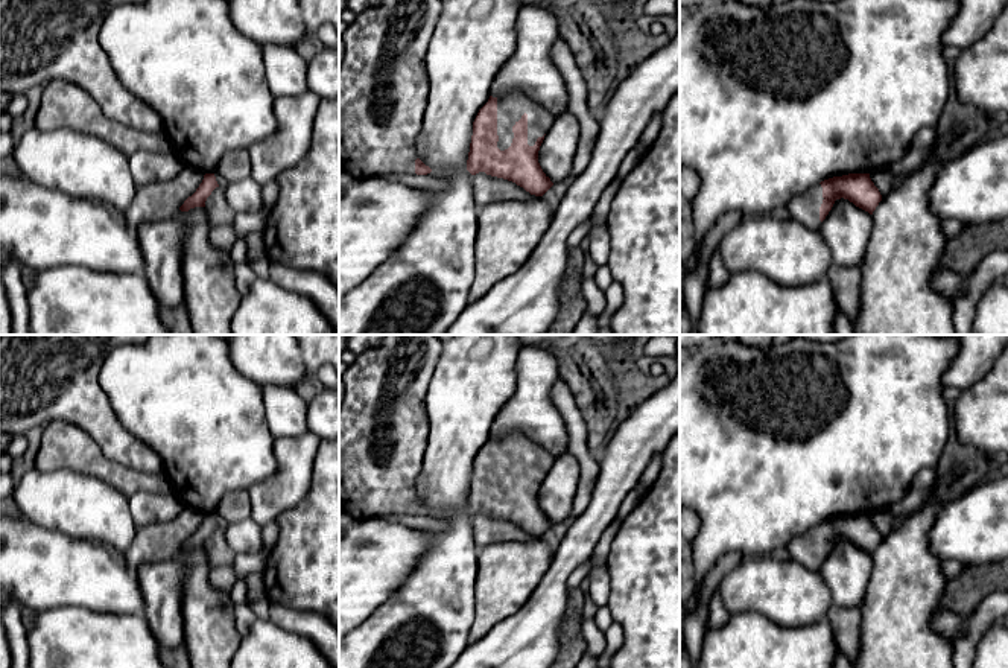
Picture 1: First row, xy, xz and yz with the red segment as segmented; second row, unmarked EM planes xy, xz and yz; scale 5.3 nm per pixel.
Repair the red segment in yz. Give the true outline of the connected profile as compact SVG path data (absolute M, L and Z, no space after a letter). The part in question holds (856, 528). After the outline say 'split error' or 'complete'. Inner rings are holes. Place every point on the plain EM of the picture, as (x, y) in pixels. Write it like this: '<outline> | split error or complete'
M888 510L873 514L848 514L821 522L823 545L819 561L823 563L836 540L848 540L856 548L873 555L879 543L892 531L894 517Z | split error

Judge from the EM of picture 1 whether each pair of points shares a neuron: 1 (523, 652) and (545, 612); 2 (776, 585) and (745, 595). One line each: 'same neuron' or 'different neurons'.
1: same neuron
2: same neuron

